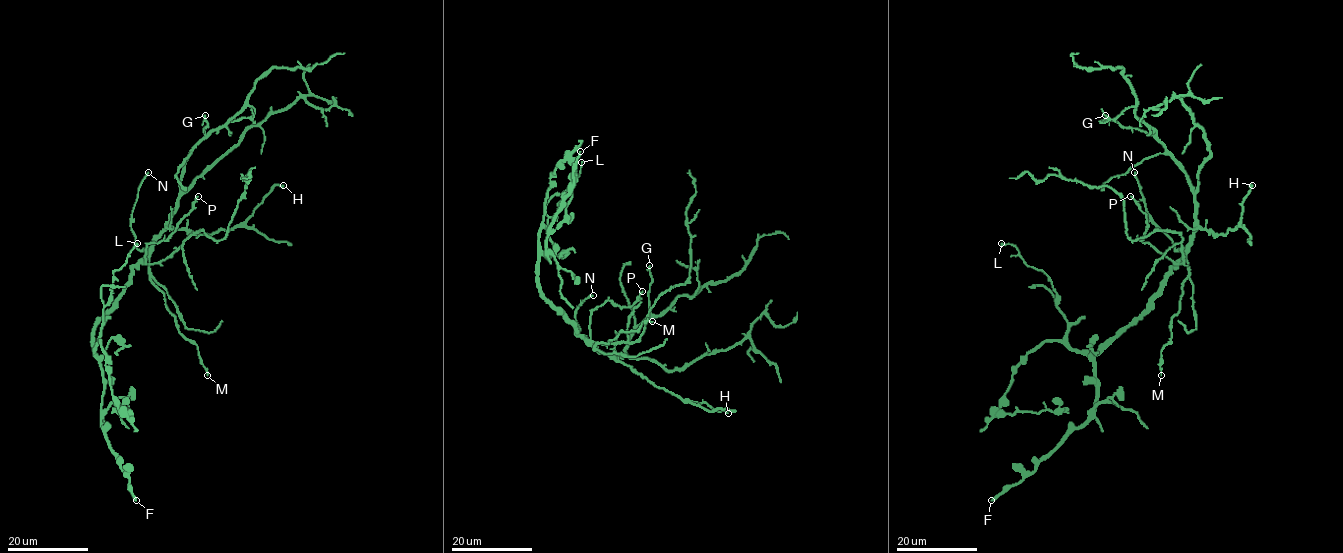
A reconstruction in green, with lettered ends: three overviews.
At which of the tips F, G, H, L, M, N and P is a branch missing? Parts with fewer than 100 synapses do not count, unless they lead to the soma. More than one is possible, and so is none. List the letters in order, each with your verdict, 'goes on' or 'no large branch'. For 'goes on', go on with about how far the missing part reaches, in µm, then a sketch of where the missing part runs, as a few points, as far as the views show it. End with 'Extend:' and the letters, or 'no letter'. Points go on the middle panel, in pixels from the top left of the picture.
F: no large branch
G: no large branch
H: no large branch
L: no large branch
M: no large branch
N: goes on; about 40 µm are missing; missing branch runs (593, 295), (628, 298), (656, 323), (661, 345)
P: no large branch
Extend: N

